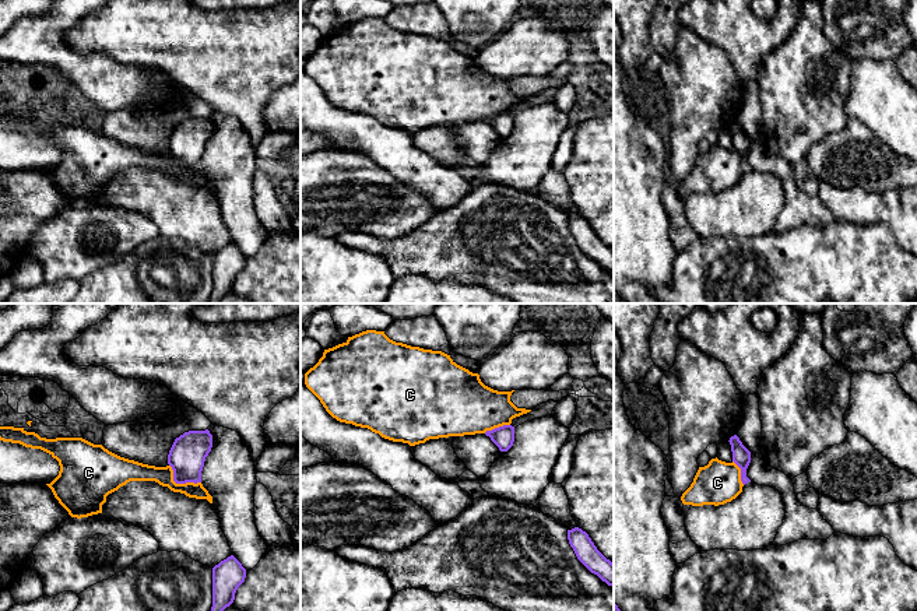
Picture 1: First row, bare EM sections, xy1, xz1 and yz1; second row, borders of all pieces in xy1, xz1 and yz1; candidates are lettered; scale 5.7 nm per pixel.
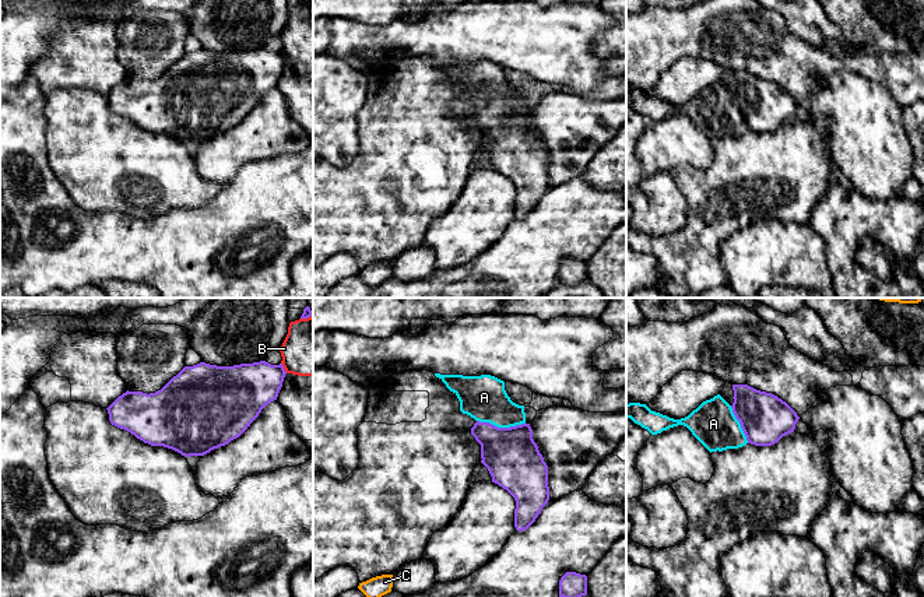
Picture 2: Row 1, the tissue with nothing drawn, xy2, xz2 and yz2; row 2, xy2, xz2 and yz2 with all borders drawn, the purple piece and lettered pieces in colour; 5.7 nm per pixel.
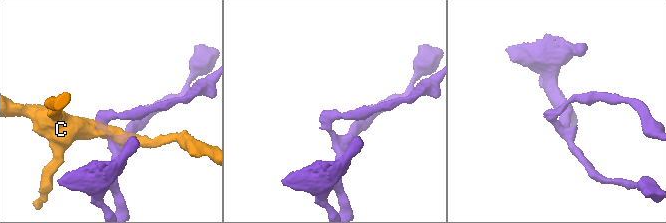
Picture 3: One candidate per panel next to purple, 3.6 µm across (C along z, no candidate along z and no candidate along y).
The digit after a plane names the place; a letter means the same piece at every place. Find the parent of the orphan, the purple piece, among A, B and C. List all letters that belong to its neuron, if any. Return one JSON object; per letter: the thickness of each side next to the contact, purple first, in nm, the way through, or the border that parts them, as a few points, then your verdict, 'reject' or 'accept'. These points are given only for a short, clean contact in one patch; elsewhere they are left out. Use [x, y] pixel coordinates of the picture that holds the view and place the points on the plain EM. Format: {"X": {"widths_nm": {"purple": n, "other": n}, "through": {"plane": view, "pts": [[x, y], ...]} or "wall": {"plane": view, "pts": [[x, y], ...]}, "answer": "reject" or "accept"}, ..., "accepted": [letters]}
{"A": {"widths_nm": {"purple": 320, "other": 260}, "answer": "accept"}, "B": {"widths_nm": {"purple": 300, "other": 320}, "wall": {"plane": "xy2", "pts": [[281, 49], [287, 59]]}, "answer": "reject"}, "C": {"widths_nm": {"purple": 200, "other": 110}, "wall": {"plane": "xy1", "pts": [[169, 151], [176, 169], [200, 169]]}, "answer": "reject"}, "accepted": ["A"]}

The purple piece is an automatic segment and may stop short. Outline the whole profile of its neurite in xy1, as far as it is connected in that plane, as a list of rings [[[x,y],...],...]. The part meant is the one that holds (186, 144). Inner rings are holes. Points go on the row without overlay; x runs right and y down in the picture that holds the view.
[[[189,117],[175,126],[168,151],[173,157],[176,171],[201,169],[205,144],[212,134],[212,122],[205,117]]]

